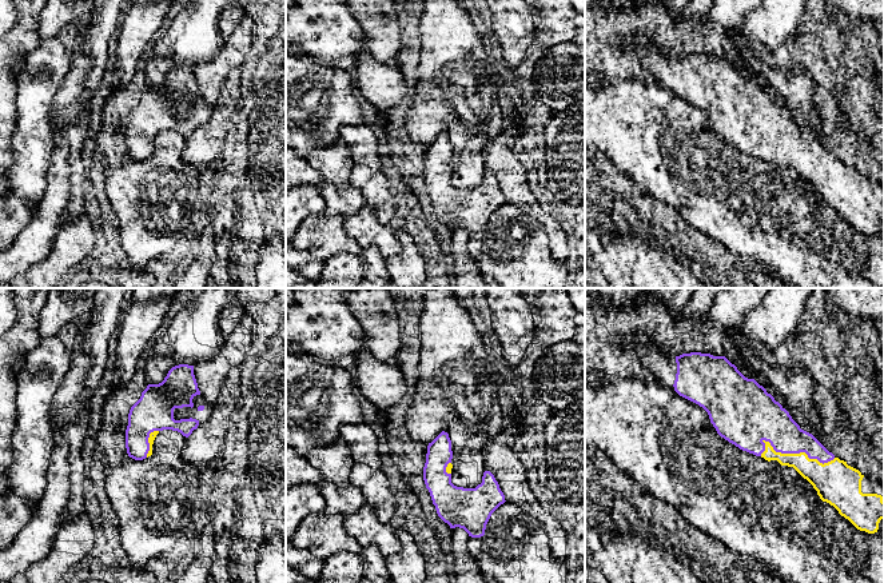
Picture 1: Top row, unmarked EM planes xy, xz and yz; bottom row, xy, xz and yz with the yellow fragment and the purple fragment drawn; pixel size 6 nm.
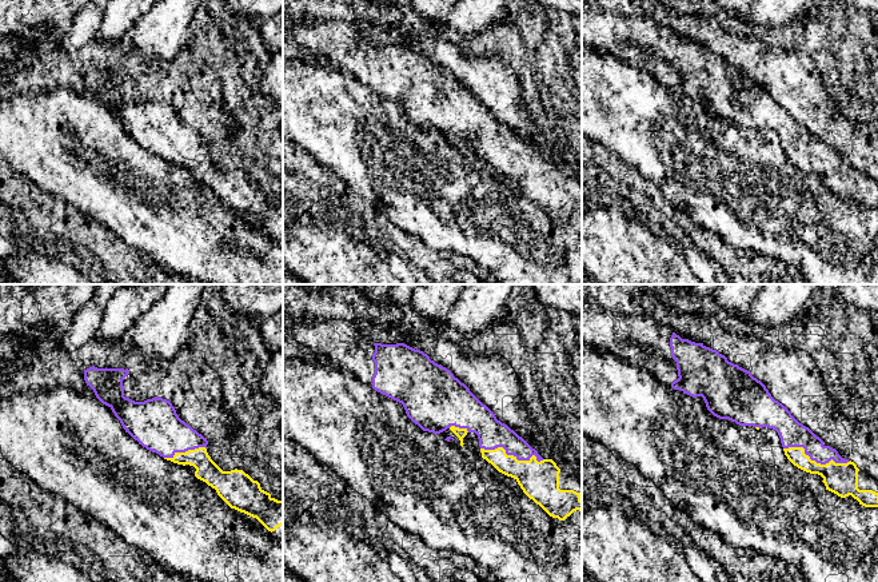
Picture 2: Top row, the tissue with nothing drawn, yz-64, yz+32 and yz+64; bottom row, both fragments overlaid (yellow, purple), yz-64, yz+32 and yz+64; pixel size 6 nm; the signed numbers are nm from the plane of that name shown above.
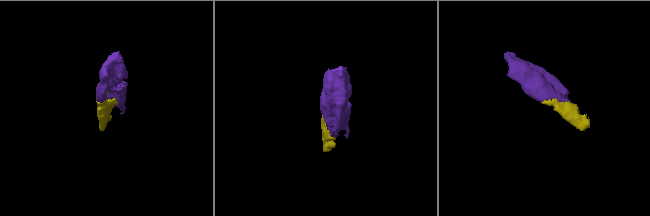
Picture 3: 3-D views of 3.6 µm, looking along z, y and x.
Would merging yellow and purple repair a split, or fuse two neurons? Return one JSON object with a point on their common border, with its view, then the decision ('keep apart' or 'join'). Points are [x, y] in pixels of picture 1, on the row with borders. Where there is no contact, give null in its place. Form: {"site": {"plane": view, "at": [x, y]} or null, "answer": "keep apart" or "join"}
{"site": {"plane": "yz", "at": [797, 454]}, "answer": "join"}

